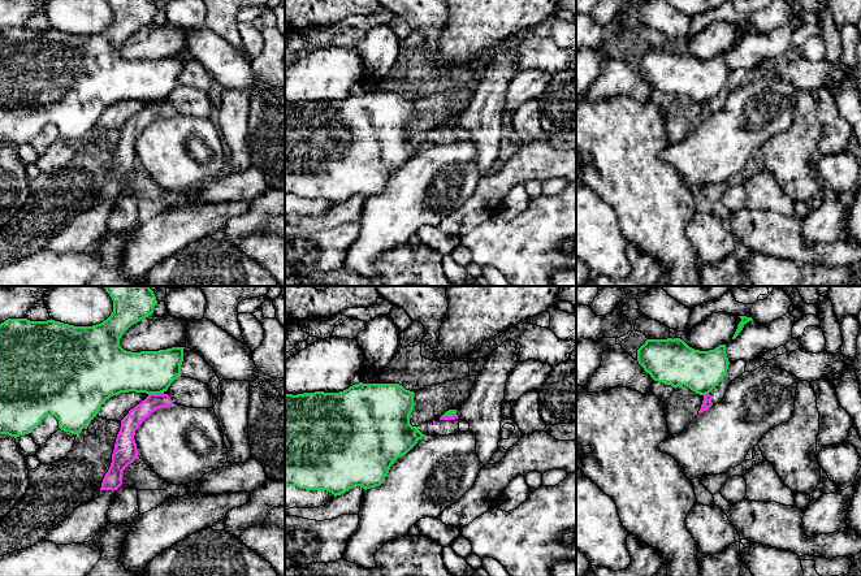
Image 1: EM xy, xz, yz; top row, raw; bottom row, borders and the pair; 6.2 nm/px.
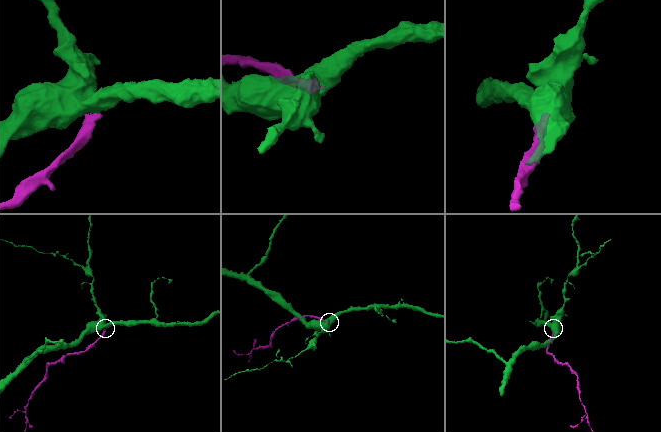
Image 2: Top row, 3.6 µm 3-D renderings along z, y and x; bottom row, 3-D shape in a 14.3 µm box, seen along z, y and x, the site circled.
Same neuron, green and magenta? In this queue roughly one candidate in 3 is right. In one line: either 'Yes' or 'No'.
No

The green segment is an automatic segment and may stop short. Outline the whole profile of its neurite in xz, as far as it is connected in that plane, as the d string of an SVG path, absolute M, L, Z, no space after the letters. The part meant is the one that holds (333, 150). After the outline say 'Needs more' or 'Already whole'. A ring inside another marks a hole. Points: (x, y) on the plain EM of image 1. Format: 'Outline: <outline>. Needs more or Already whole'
Outline: M355 92L339 101L285 101L285 195L326 199L334 205L355 195L364 199L384 192L391 173L425 146L410 133L414 100L399 92Z. Already whole

